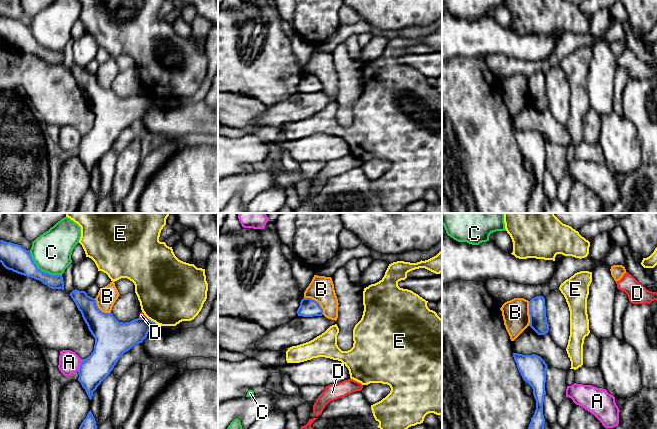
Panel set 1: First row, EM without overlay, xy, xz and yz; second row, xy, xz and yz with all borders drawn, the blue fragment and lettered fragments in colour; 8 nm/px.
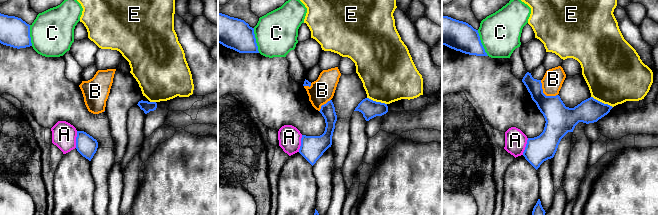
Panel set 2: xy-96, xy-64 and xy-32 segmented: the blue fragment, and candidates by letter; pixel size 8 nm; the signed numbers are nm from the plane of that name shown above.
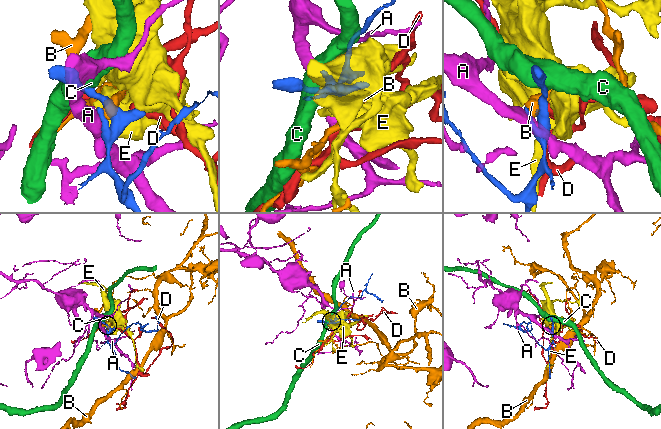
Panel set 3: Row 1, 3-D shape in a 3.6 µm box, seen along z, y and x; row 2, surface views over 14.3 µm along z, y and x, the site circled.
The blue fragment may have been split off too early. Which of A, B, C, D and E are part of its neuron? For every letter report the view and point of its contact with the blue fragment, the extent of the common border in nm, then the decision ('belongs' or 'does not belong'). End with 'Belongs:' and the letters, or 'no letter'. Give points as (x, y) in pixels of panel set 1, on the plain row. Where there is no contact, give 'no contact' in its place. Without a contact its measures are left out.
A: contact xy (80, 141); length 120 nm; does not belong
B: contact xz (317, 78); length 220 nm; belongs
C: contact xy (40, 46); length 320 nm; does not belong
D: contact xy (143, 94); length 60 nm; does not belong
E: contact xy (152, 97); length 110 nm; does not belong
Belongs: B

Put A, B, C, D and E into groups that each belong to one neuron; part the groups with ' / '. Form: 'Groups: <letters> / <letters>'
Groups: A / B / C / D / E

